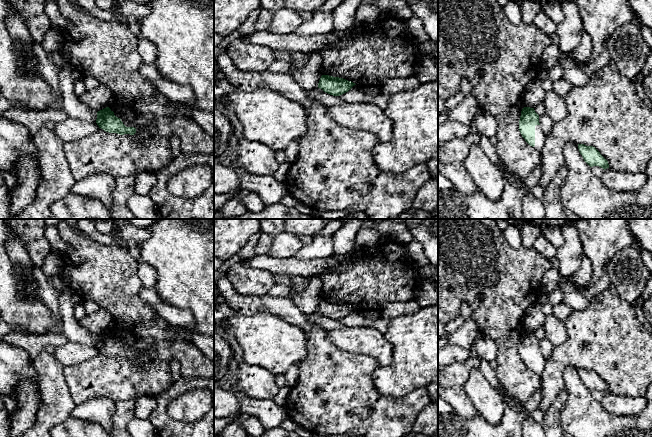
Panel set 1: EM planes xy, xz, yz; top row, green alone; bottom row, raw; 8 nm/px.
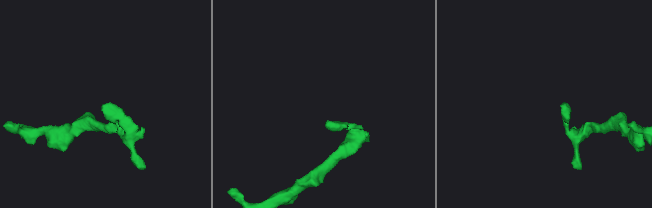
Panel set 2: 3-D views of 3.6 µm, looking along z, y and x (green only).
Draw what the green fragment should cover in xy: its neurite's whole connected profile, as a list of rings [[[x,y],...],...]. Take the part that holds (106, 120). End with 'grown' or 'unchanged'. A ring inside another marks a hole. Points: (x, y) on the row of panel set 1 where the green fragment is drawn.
[[[109,107],[97,112],[96,123],[99,128],[109,133],[117,133],[120,135],[134,135],[136,133],[136,128],[126,127],[121,119],[116,117]]] | unchanged

